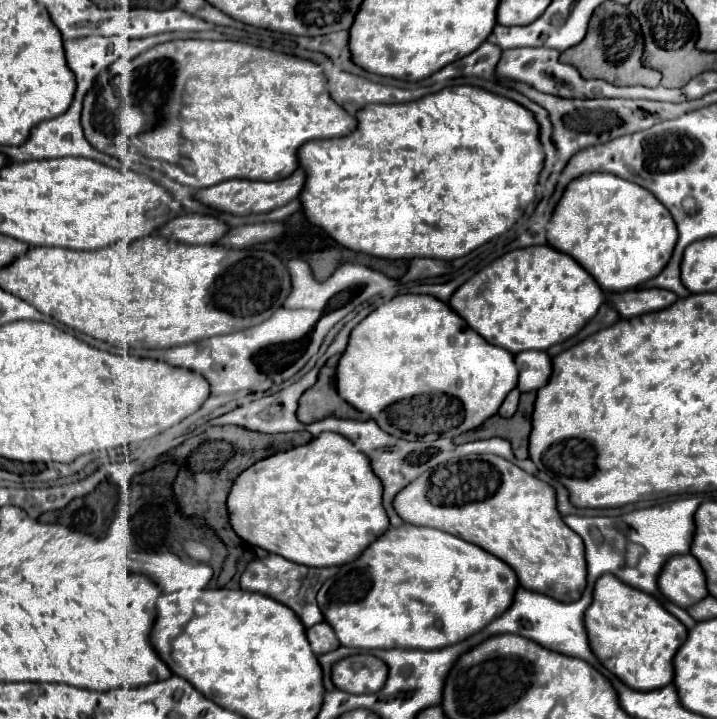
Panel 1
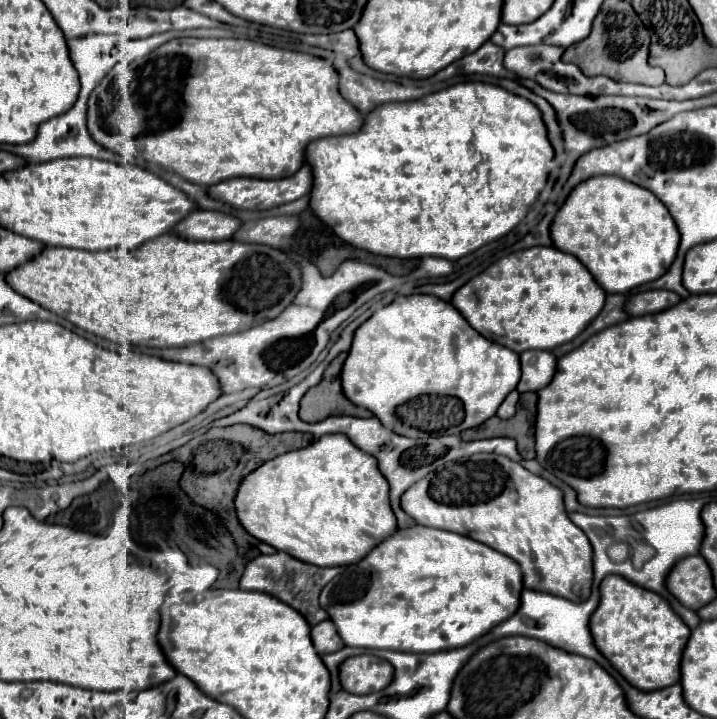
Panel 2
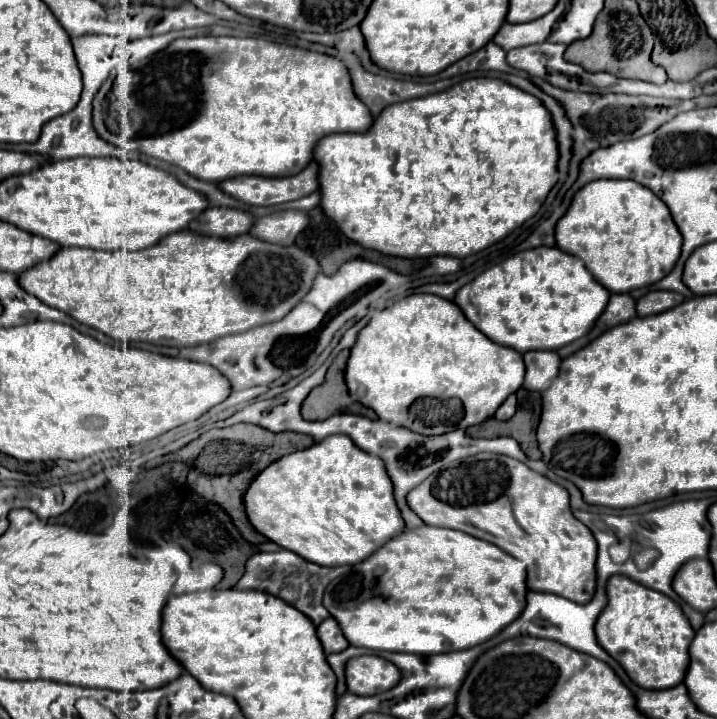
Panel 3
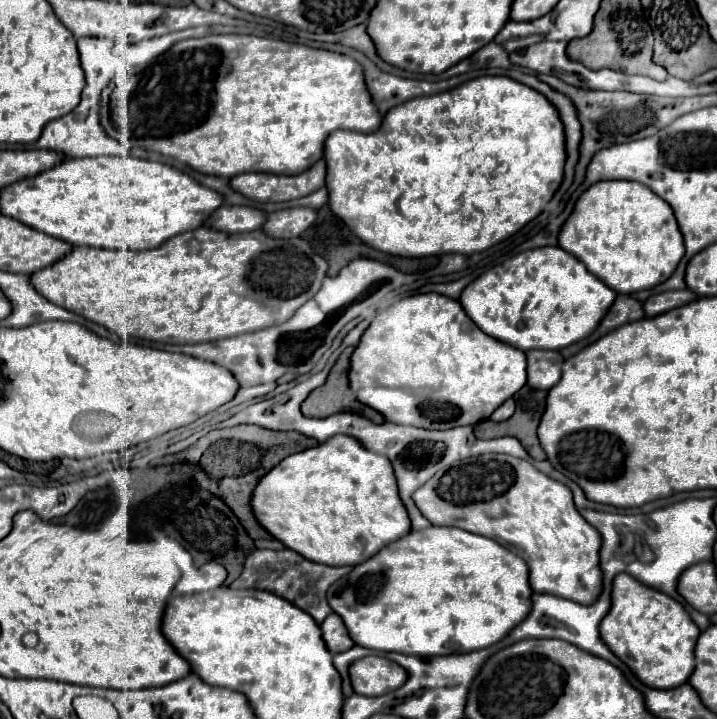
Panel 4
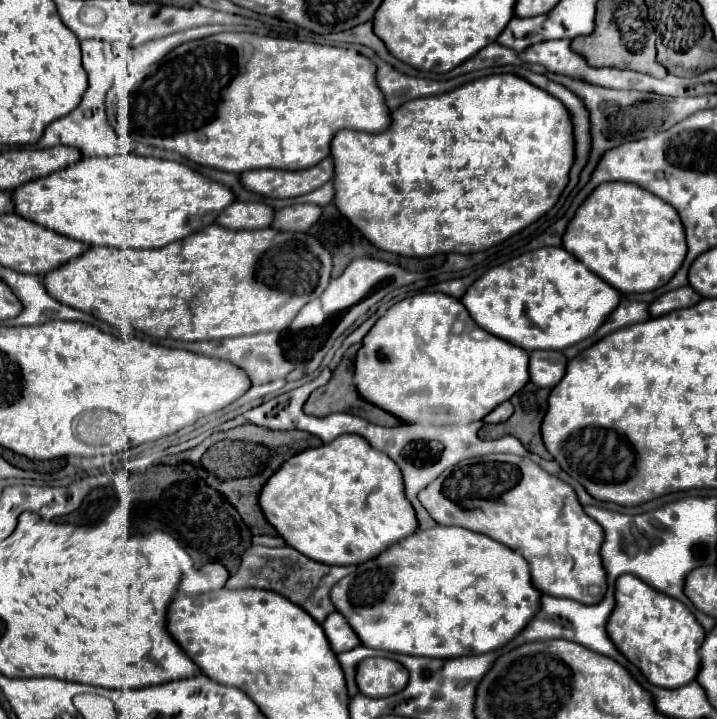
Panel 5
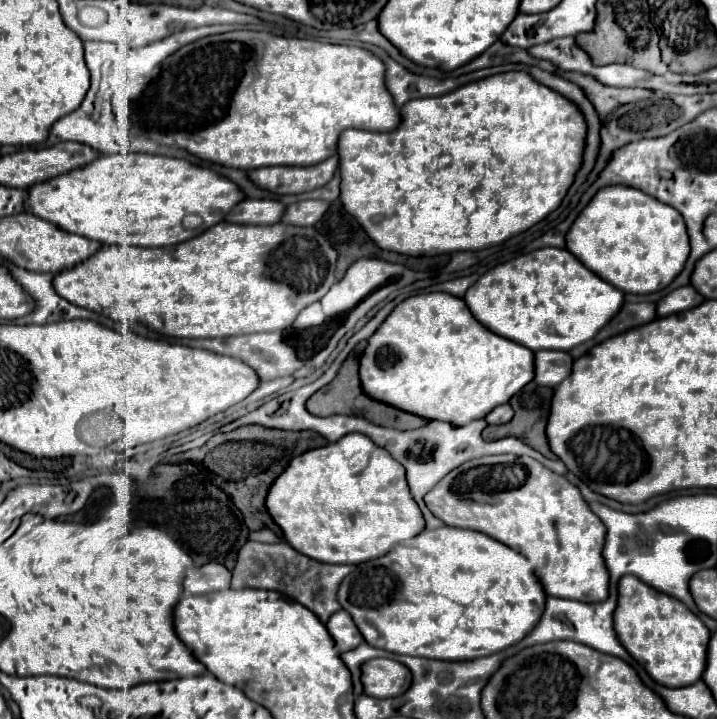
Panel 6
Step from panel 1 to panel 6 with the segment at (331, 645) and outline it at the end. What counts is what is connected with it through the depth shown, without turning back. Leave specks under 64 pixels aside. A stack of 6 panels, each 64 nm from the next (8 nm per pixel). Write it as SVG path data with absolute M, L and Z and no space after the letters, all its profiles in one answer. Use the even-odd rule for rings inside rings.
M346 610L336 612L328 622L326 622L328 632L332 632L332 640L340 652L348 652L364 642L362 634L354 626L350 614Z

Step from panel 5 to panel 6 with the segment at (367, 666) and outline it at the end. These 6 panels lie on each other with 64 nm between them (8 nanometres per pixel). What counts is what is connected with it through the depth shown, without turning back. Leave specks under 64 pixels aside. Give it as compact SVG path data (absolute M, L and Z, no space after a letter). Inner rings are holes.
M372 658L362 664L362 686L372 698L392 698L406 692L412 684L410 670L390 658Z

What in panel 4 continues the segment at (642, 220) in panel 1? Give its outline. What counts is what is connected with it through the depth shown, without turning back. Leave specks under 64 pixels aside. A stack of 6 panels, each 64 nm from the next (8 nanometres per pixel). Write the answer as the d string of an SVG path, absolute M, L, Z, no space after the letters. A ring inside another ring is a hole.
M606 180L584 190L576 200L576 206L566 224L562 224L558 244L582 260L586 268L598 276L598 280L602 280L618 294L632 294L638 290L654 288L656 284L670 278L670 272L676 270L680 258L684 256L684 238L672 208L660 196L650 192L650 188L630 180Z

